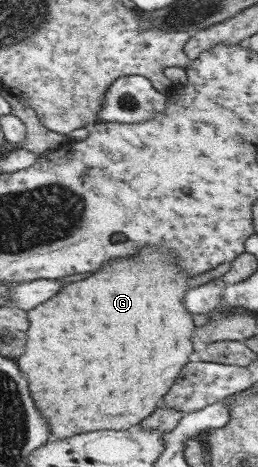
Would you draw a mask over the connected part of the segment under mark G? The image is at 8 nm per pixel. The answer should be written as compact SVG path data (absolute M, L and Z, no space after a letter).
M159 247L143 249L131 261L111 261L99 273L66 283L51 299L27 312L26 349L16 361L23 377L31 381L31 397L35 397L37 409L47 417L53 437L59 439L101 429L132 429L170 392L177 373L185 368L193 351L192 313L183 305L184 293L190 290L189 277L175 263L175 255Z

